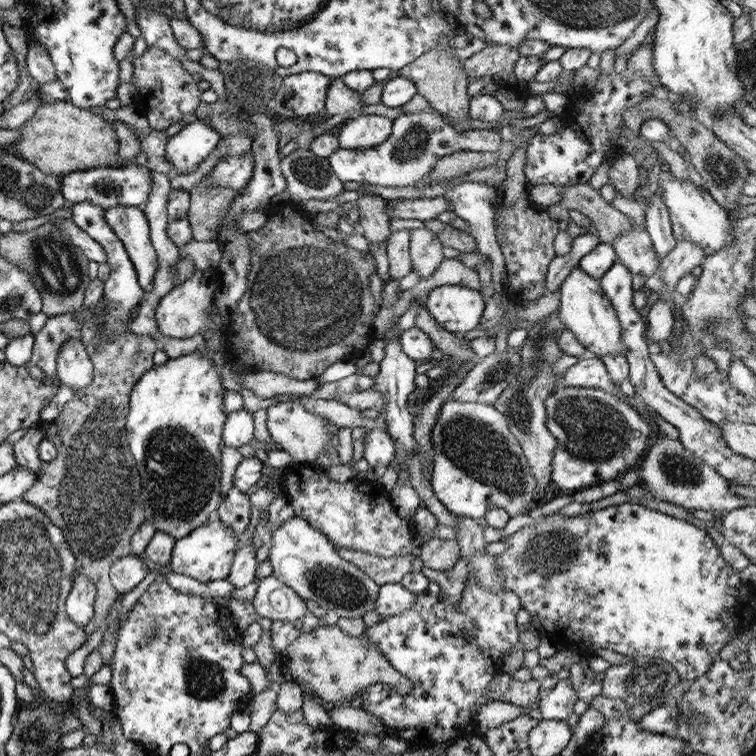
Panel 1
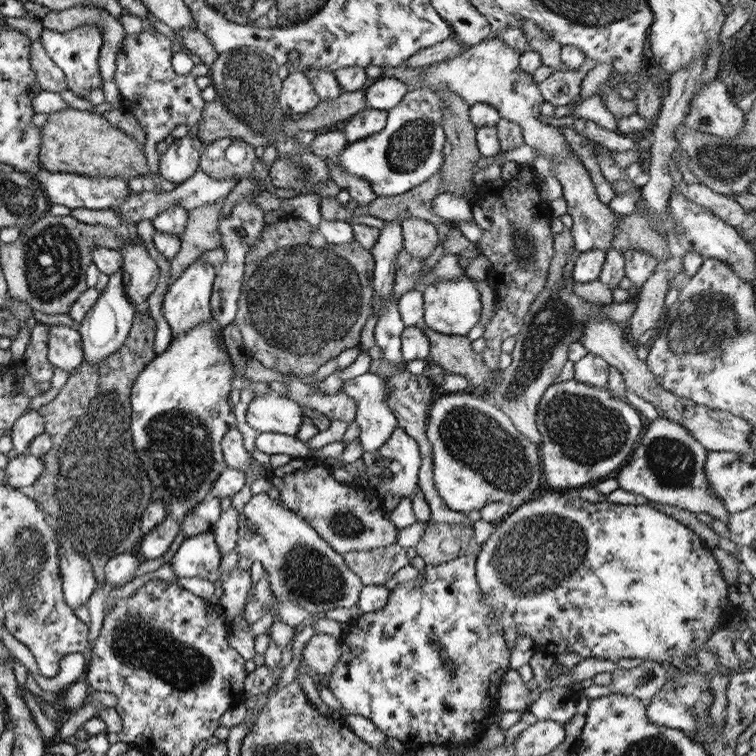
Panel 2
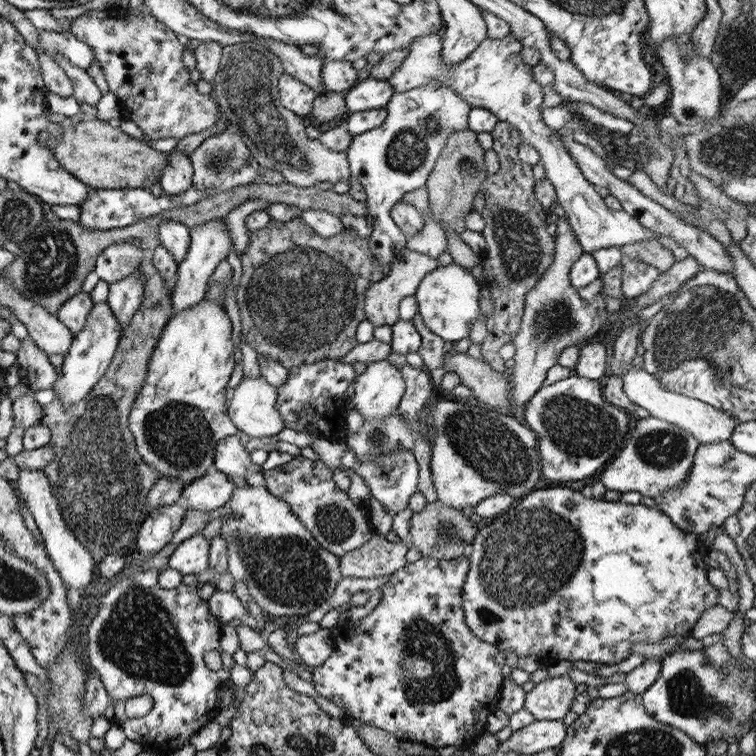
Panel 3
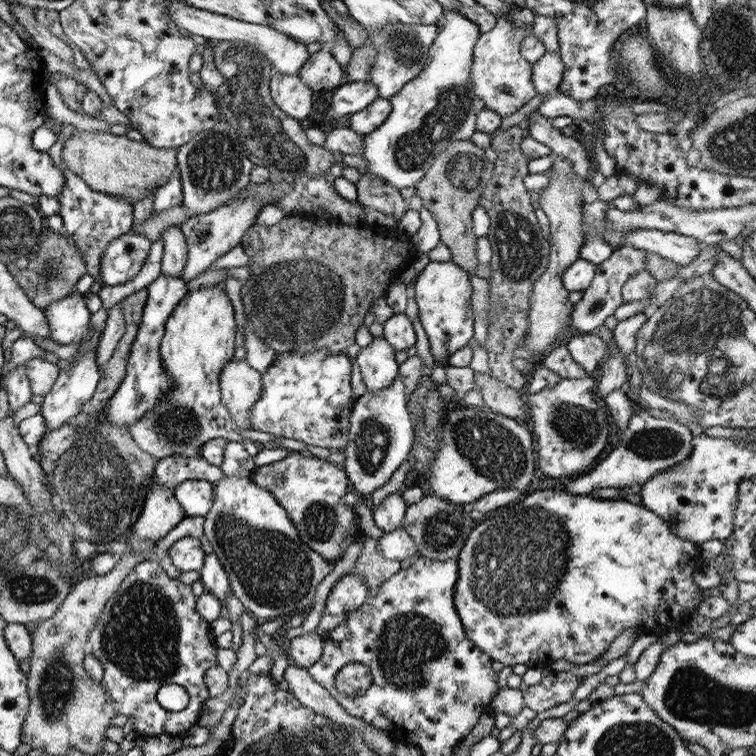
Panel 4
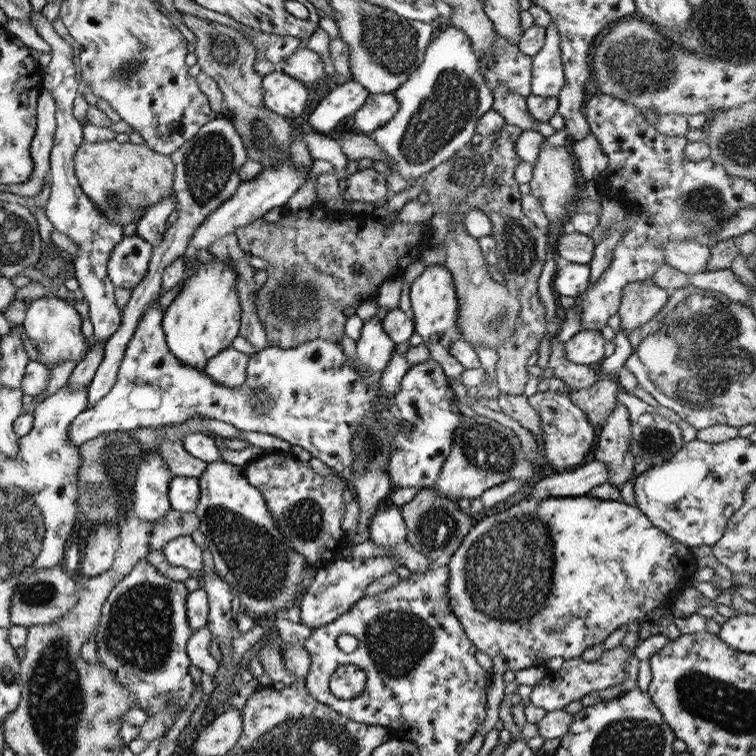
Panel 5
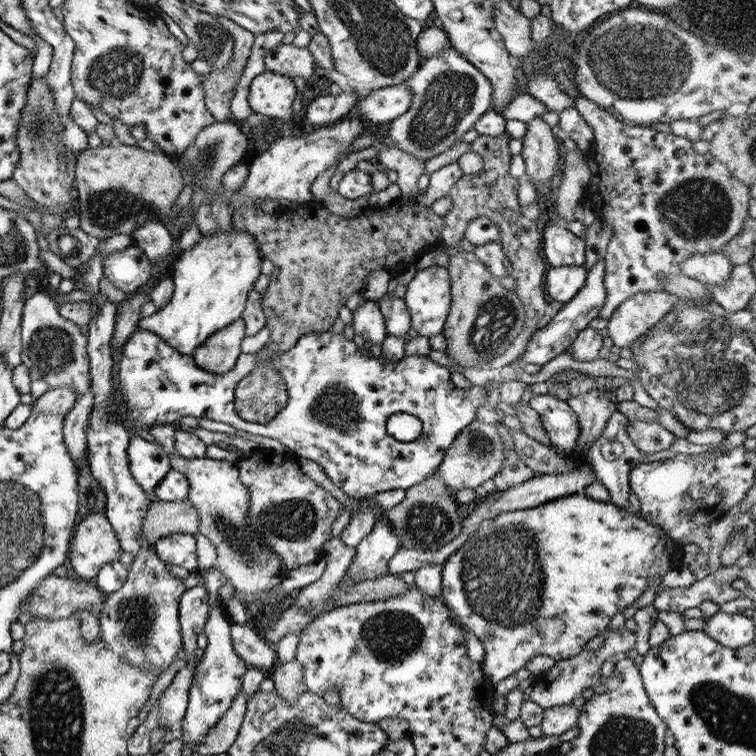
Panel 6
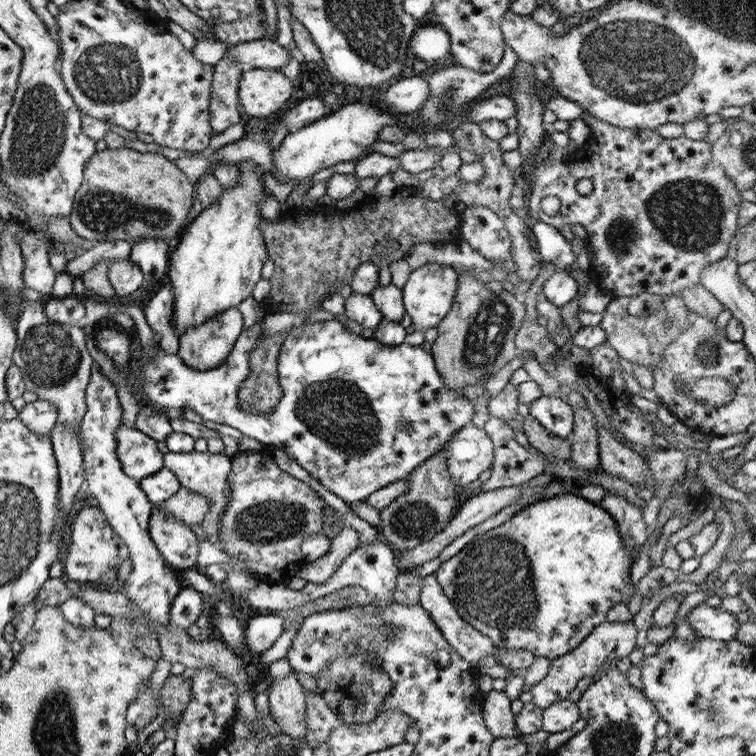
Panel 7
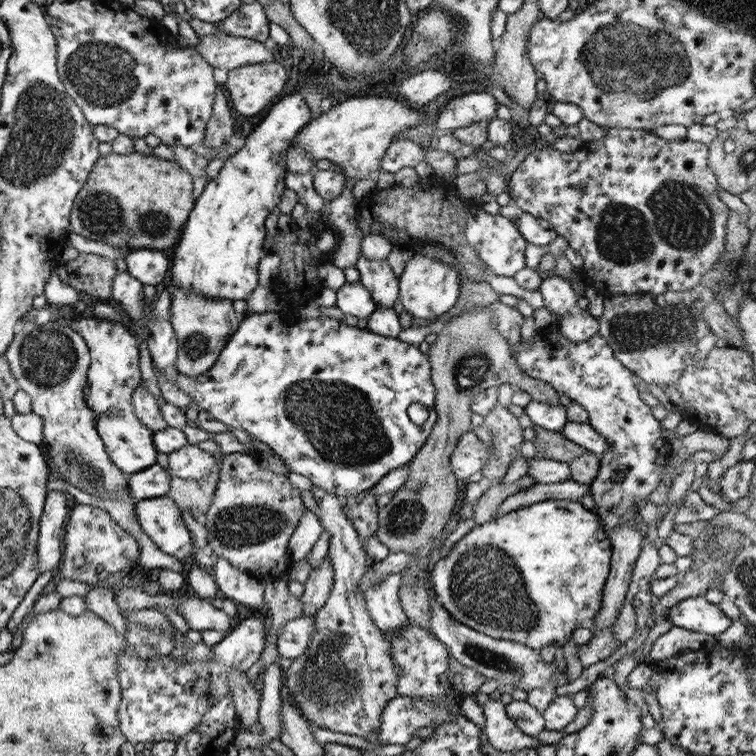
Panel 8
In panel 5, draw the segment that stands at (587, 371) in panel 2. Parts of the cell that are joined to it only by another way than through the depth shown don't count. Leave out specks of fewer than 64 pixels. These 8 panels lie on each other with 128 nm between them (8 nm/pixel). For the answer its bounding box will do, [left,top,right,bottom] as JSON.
[564,330,603,364]

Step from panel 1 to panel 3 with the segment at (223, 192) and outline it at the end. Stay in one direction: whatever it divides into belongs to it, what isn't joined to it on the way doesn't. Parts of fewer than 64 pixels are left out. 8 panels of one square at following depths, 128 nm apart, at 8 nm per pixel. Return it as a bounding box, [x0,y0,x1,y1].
[40,272,173,570]

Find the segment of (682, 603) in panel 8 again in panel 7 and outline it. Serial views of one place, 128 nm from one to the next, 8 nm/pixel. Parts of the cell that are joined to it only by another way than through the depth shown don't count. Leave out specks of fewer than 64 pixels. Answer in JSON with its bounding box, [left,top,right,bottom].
[684,603,739,642]

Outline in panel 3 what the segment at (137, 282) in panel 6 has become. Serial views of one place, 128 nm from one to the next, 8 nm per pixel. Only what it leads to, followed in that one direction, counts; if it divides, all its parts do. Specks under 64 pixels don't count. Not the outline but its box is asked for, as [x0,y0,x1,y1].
[92,243,141,282]

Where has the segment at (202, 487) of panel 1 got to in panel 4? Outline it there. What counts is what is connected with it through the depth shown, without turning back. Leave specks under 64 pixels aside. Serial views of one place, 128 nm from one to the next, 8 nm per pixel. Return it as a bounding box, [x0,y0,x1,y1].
[128,285,240,461]

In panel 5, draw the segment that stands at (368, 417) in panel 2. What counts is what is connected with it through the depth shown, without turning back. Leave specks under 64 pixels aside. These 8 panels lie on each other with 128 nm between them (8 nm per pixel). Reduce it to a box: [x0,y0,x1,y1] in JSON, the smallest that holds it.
[355,316,394,374]

